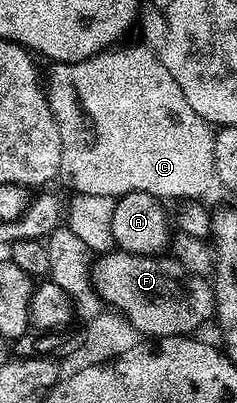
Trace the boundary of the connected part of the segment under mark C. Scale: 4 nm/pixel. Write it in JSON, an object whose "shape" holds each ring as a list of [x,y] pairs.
{"shape":[[[137,43],[137,45],[125,44],[123,47],[113,47],[103,53],[96,53],[88,57],[85,61],[58,61],[49,64],[48,77],[46,73],[46,96],[48,106],[58,123],[58,135],[62,143],[62,163],[58,174],[59,180],[65,181],[72,188],[73,194],[81,193],[82,195],[106,195],[107,197],[121,197],[123,193],[133,193],[142,191],[149,193],[161,199],[167,197],[176,197],[175,199],[185,198],[203,198],[203,193],[208,193],[216,181],[216,172],[214,171],[214,139],[216,134],[213,126],[190,107],[186,95],[182,95],[182,87],[171,77],[170,71],[162,67],[162,59],[154,55],[154,51],[149,45]]]}

